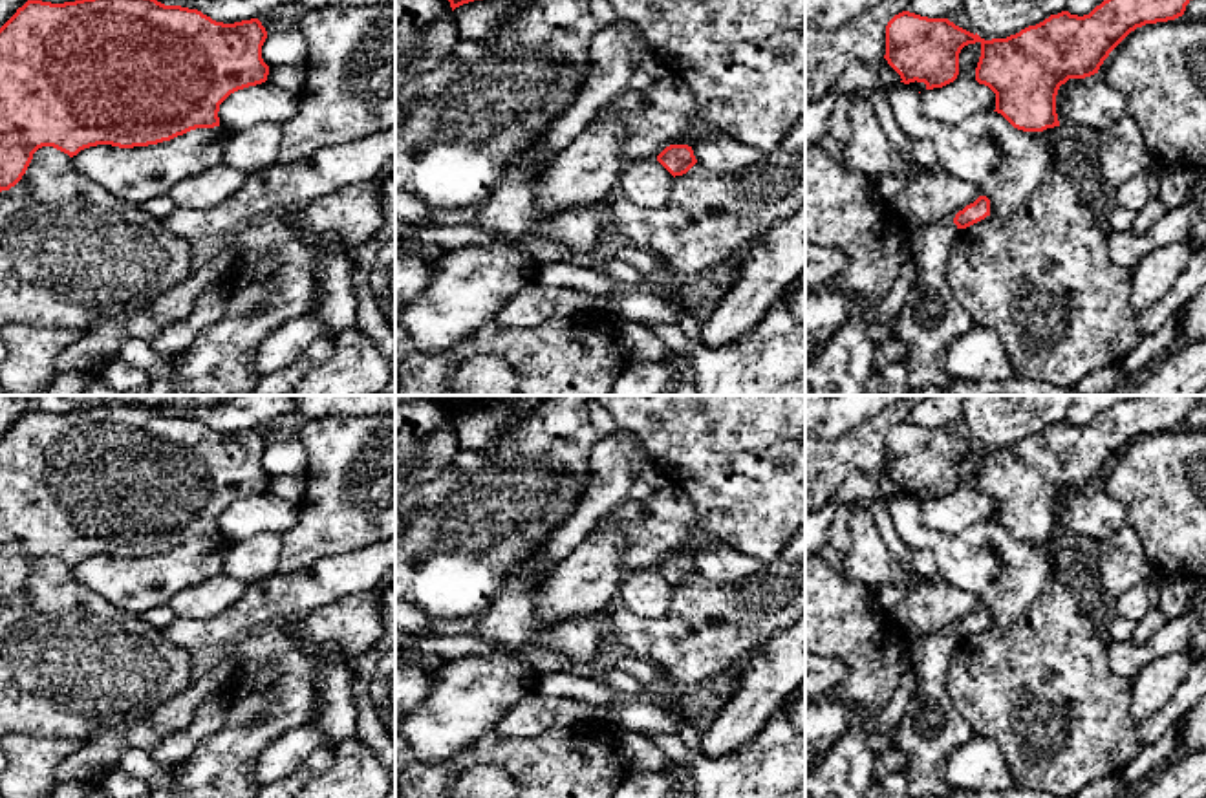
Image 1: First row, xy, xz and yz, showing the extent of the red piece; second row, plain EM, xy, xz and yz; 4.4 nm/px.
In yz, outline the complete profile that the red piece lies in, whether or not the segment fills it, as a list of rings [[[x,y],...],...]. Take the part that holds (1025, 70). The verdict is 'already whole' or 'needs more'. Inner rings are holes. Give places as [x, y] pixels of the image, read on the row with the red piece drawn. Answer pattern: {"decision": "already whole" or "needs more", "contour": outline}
{"decision": "already whole", "contour": [[[1104,0],[1089,15],[1069,11],[1050,15],[1007,38],[985,40],[948,18],[928,18],[910,11],[895,15],[886,26],[888,64],[900,75],[900,82],[924,82],[926,90],[942,88],[959,75],[959,53],[968,44],[981,44],[975,81],[996,93],[996,110],[1014,128],[1043,132],[1060,126],[1056,95],[1069,79],[1098,73],[1109,53],[1136,27],[1168,22],[1184,15],[1190,0]]]}

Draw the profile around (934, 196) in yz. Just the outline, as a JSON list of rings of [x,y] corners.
[[[937,167],[908,179],[893,205],[906,227],[917,232],[931,223],[953,220],[979,196],[981,190],[974,181],[959,179]]]

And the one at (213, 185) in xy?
[[[218,163],[176,183],[167,196],[176,203],[176,207],[210,209],[232,196],[247,178],[247,174],[229,167],[227,163]]]

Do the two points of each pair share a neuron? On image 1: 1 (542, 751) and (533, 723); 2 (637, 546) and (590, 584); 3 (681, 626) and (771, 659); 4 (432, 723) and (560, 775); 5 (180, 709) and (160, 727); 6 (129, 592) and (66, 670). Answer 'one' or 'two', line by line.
1: two
2: two
3: two
4: two
5: one
6: two

